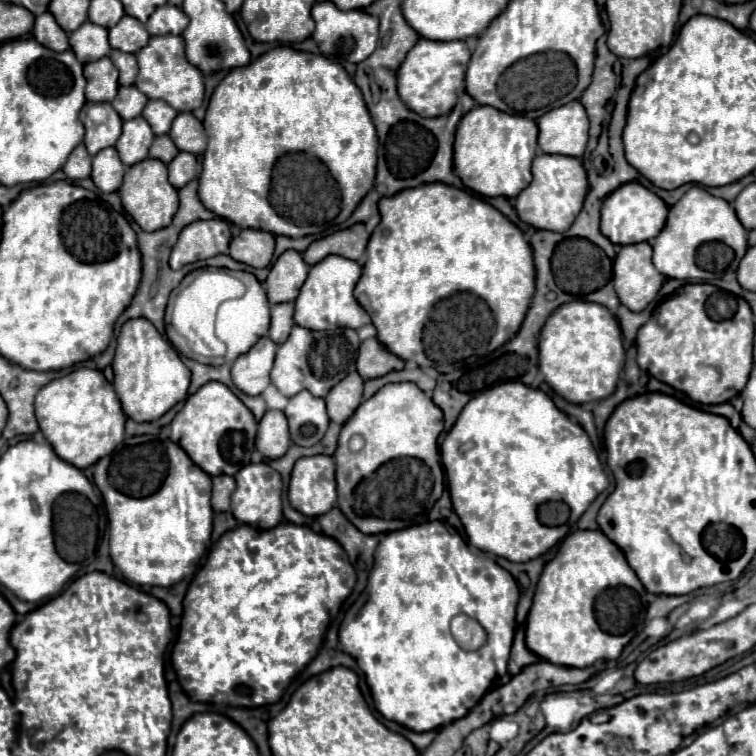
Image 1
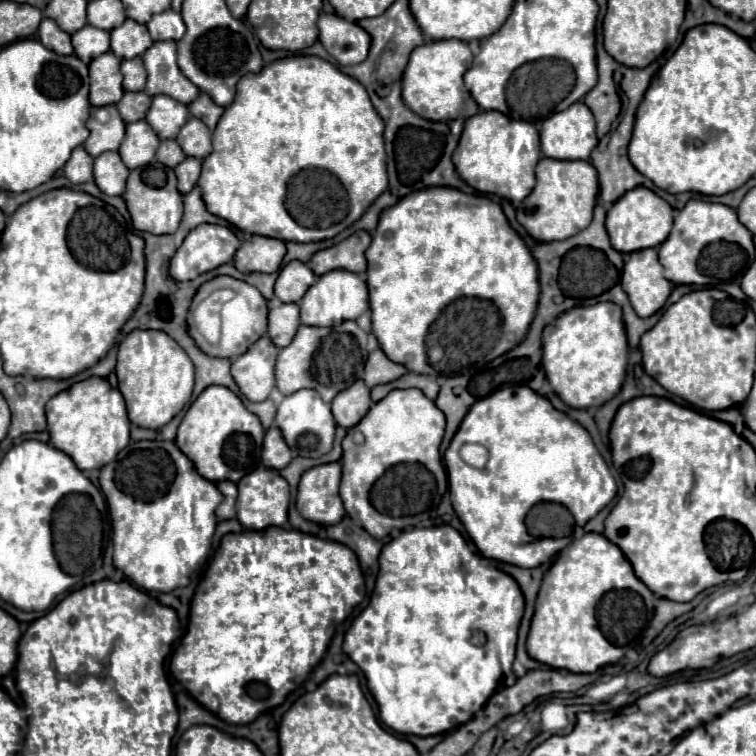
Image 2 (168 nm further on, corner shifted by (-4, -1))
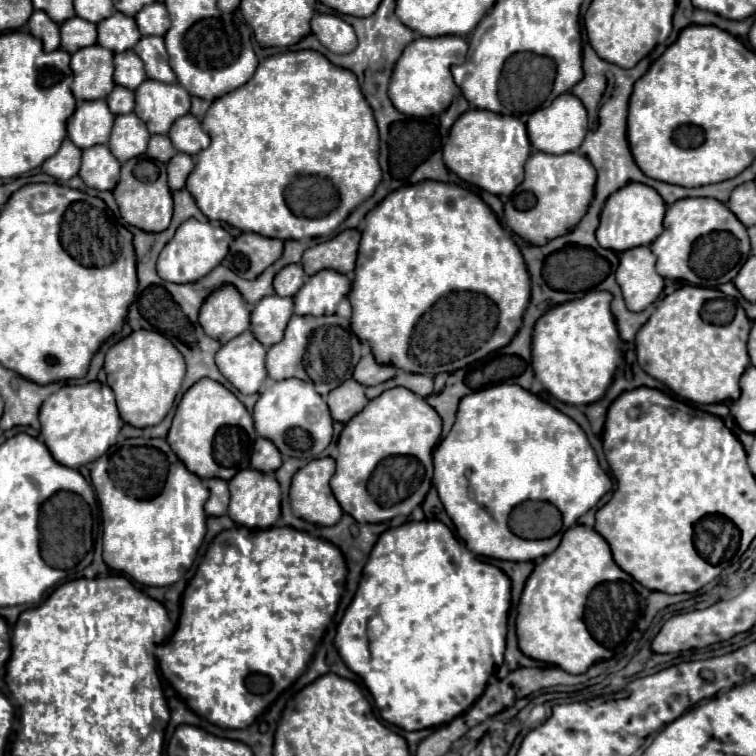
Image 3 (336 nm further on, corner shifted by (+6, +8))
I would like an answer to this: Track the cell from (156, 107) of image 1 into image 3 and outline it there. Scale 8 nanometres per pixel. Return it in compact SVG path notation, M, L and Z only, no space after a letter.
M146 80L136 88L136 106L134 114L148 126L150 134L168 134L172 122L190 112L190 94L178 84L166 84L156 80Z

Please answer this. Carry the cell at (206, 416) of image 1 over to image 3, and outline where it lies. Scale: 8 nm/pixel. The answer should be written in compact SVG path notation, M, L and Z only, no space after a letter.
M202 378L180 400L172 428L168 432L168 444L174 454L200 478L234 478L240 470L250 468L252 444L256 430L246 406L222 384Z

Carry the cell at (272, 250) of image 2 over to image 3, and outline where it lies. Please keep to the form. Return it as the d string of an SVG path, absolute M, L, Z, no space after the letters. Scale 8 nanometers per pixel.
M248 232L240 234L226 258L226 264L244 280L256 280L270 264L274 264L284 252L284 242L274 238L264 238L260 234Z

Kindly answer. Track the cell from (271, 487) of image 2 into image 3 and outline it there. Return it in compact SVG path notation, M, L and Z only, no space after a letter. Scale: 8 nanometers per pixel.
M240 470L236 478L228 482L230 486L230 506L228 516L240 524L248 526L252 530L266 530L268 526L274 526L280 518L280 484L276 482L274 474L264 474L258 470Z

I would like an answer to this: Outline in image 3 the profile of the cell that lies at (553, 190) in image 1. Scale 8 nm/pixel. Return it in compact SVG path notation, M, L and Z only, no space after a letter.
M532 152L524 170L526 176L520 188L534 192L536 206L530 210L520 211L514 205L506 203L504 223L508 224L508 228L516 232L520 238L536 246L544 246L544 242L570 234L580 224L580 218L584 218L594 198L594 184L596 184L594 166L580 152L568 152L560 156L546 152Z

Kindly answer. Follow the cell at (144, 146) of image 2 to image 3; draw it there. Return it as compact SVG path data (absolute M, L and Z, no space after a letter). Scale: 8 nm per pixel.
M122 114L116 116L108 148L120 162L128 162L130 158L146 152L148 140L150 132L144 122L140 122L140 118L136 114Z

